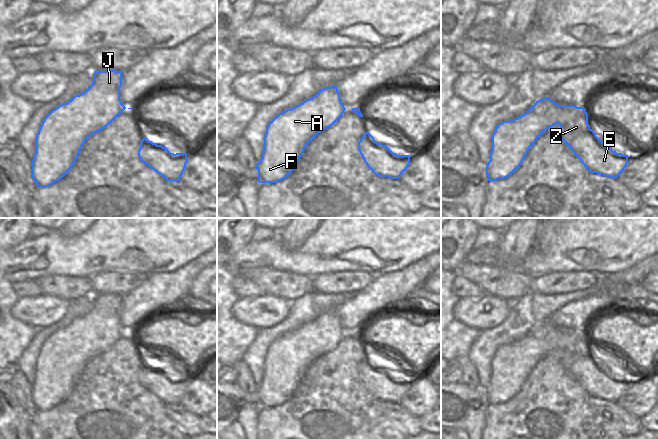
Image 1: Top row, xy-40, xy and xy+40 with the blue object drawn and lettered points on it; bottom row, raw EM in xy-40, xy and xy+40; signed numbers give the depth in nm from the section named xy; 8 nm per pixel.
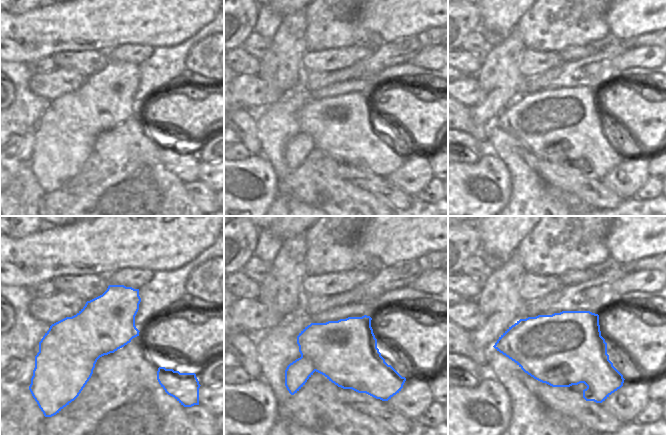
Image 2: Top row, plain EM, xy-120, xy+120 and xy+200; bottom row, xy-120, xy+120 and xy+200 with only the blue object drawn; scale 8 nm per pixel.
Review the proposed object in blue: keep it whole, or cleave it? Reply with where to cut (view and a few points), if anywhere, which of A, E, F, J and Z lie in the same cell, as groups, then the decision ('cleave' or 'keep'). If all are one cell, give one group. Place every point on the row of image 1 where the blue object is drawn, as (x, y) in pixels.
xy+40 (557, 105), (558, 122) | A F J / E Z | cleave

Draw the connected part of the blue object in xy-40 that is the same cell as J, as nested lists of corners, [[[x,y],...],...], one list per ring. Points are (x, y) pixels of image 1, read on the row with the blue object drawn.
[[[94,71],[92,84],[83,93],[75,95],[46,115],[36,136],[36,152],[32,160],[32,178],[38,187],[49,187],[62,179],[76,162],[84,142],[110,125],[126,109],[120,100],[121,86],[122,71]]]

